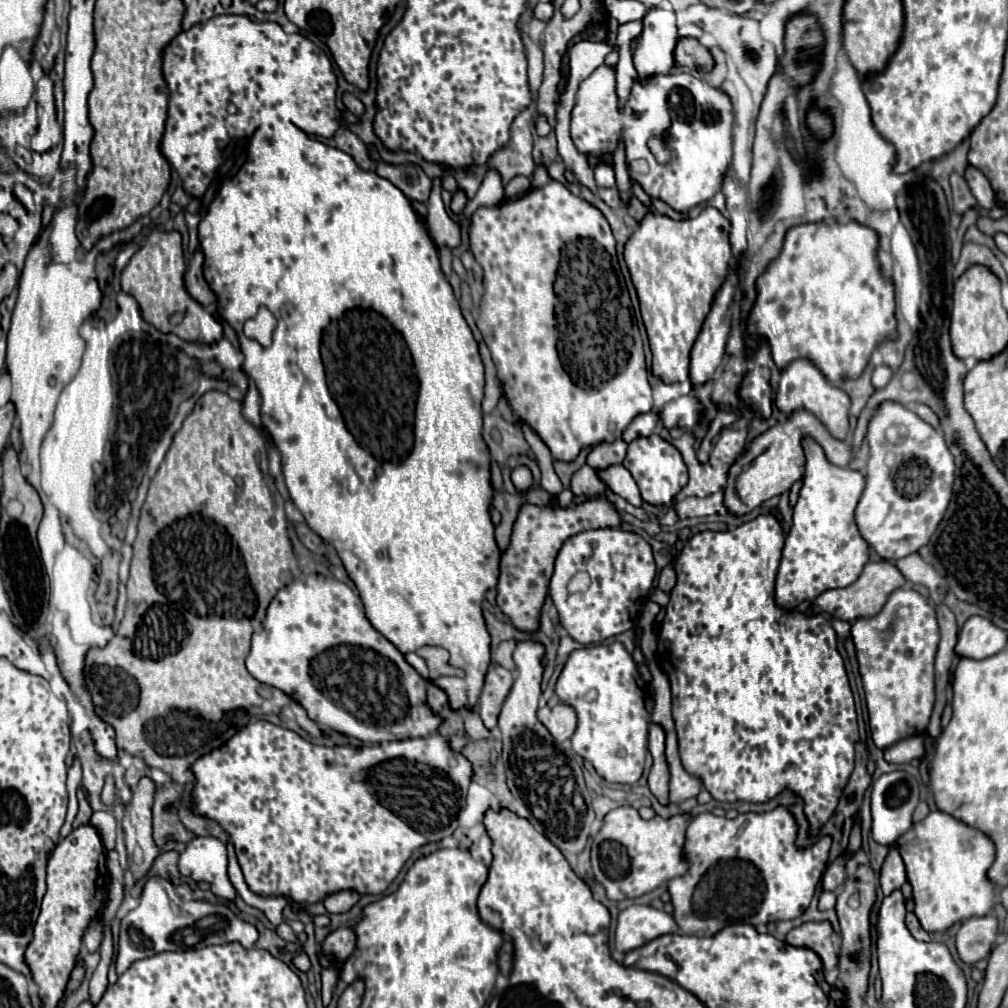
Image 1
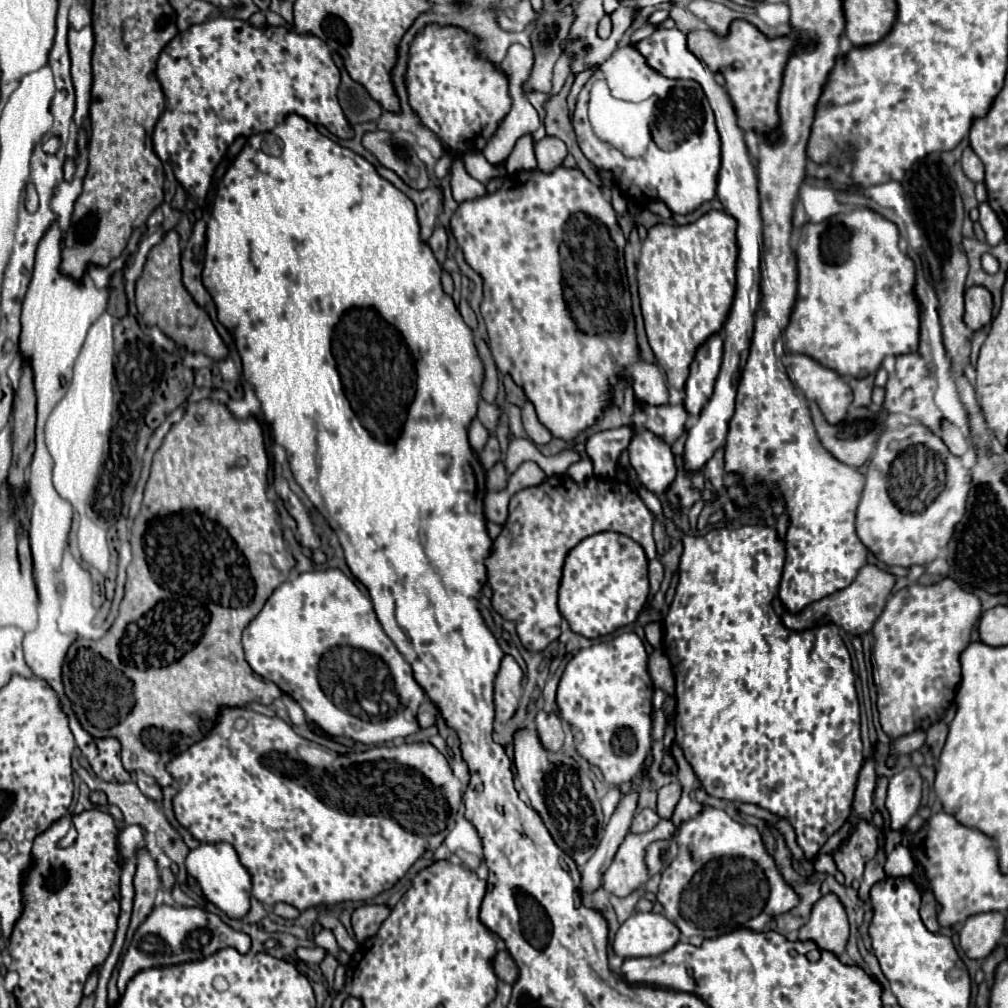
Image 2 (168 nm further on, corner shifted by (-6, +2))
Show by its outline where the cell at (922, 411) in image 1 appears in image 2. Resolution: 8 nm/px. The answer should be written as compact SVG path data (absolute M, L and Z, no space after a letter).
M941 419L941 439L947 443L947 447L953 455L961 457L969 451L969 443L967 443L963 431L957 425L953 425L949 419Z

